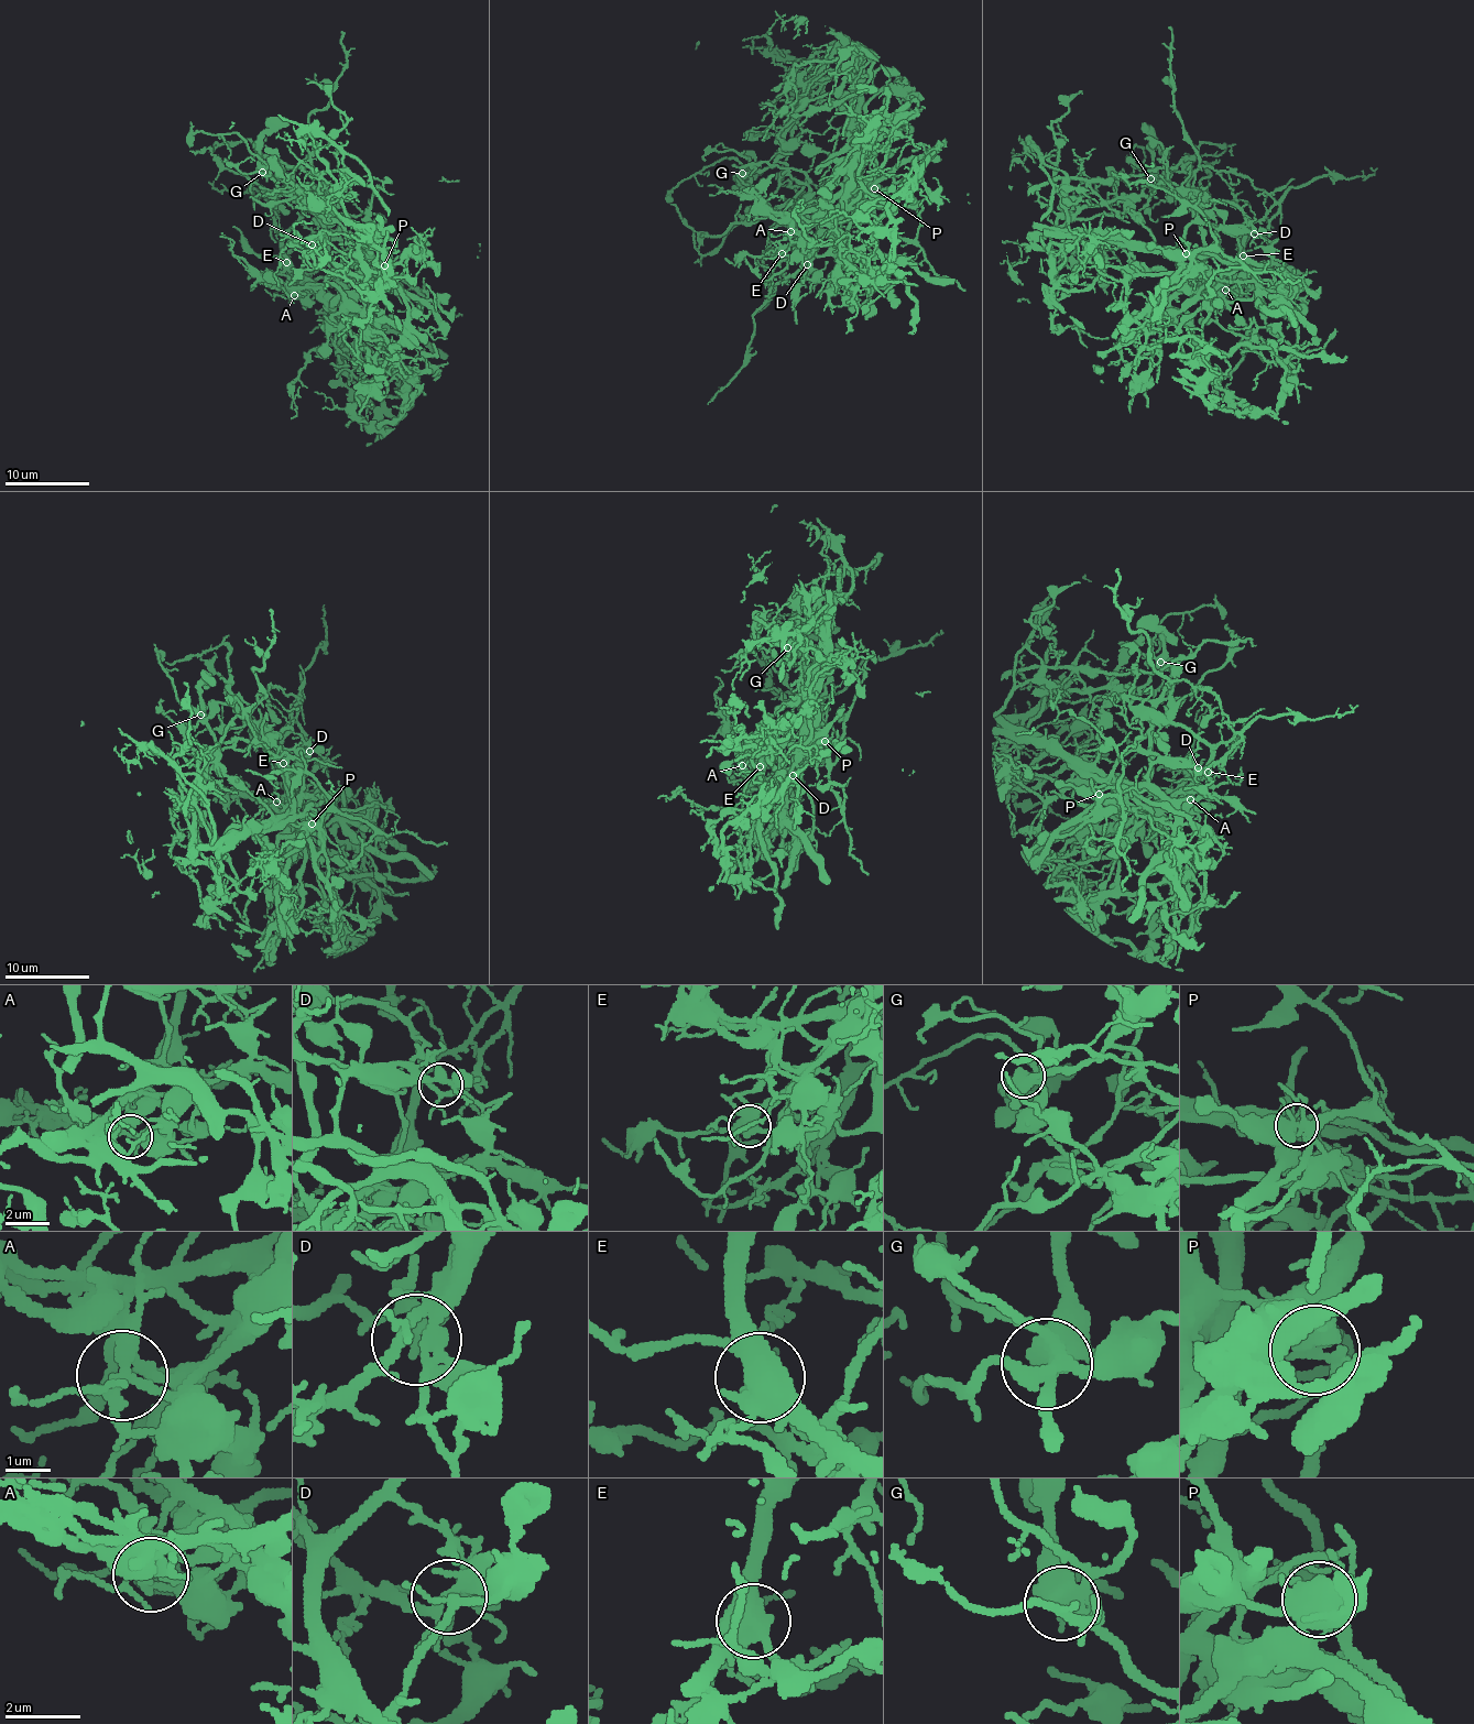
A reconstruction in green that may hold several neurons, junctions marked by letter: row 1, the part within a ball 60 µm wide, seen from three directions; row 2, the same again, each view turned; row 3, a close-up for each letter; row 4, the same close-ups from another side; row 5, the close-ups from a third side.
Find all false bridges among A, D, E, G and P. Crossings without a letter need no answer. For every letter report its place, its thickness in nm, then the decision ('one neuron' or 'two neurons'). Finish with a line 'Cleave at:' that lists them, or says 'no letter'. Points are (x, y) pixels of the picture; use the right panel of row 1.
A: (1225, 290) | 240 nm | two neurons
D: (1254, 233) | 280 nm | one neuron
E: (1243, 255) | 550 nm | two neurons
G: (1150, 178) | 480 nm | one neuron
P: (1186, 253) | 480 nm | two neurons
Cleave at: A, E, P

